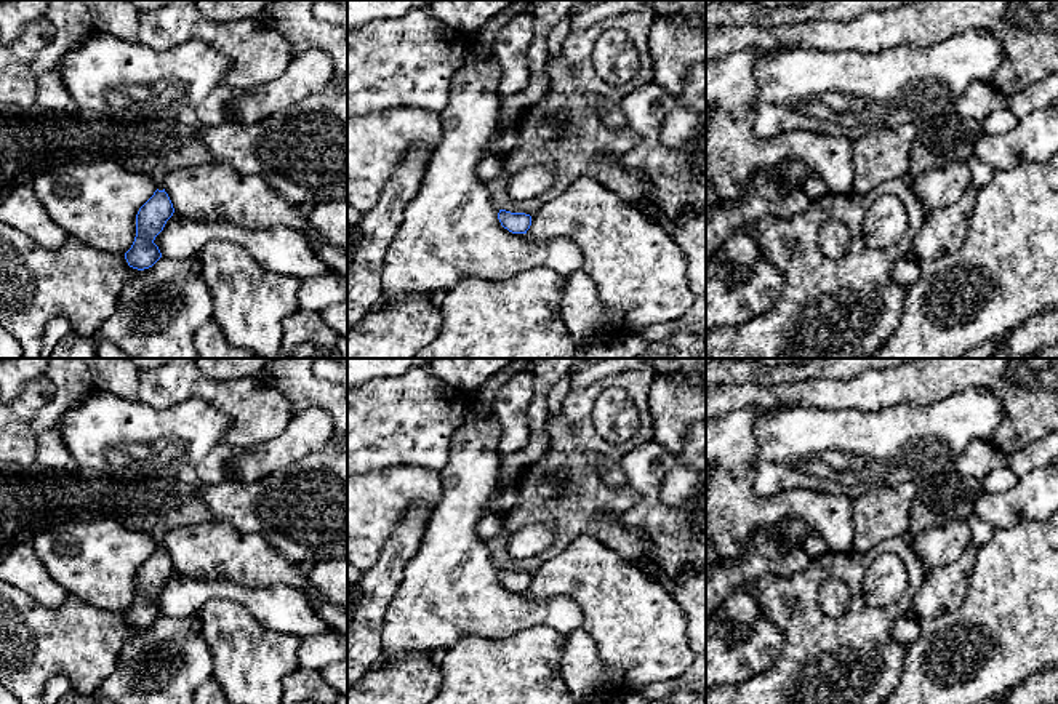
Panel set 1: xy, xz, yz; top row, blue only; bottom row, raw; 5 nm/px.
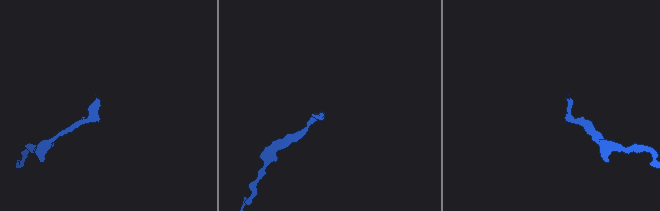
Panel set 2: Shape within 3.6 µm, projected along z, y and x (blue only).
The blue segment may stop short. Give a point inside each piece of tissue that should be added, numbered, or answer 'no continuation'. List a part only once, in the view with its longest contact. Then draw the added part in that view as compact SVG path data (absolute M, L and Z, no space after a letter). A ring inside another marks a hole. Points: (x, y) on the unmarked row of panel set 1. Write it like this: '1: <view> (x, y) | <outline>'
1: xy (32, 500) | M0 462L0 562L16 546L32 542L51 526L99 518L115 520L130 530L150 534L158 549L163 549L165 536L174 528L214 522L190 474L176 478L125 480L83 467L69 470Z

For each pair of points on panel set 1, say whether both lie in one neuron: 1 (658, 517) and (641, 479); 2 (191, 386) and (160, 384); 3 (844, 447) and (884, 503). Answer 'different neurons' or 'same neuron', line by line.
1: same neuron
2: same neuron
3: different neurons

